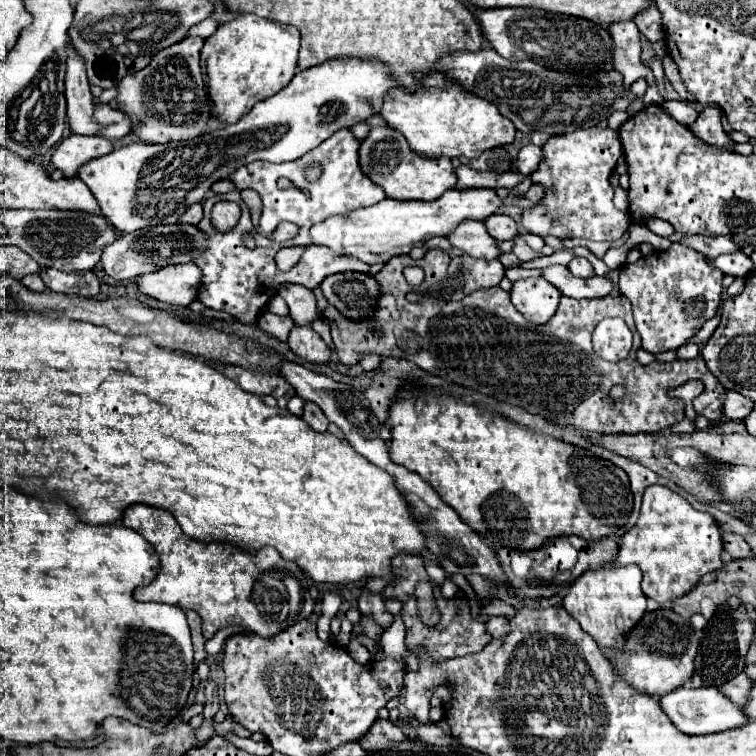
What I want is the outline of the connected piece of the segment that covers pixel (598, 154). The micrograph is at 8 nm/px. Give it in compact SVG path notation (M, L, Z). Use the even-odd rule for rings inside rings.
M594 126L590 130L578 130L564 136L550 136L548 142L542 146L542 152L544 152L544 160L540 162L540 168L532 172L532 180L534 184L542 184L546 194L532 210L524 212L522 216L524 228L536 236L556 236L560 240L588 238L594 242L614 242L622 238L622 234L628 232L630 222L628 222L626 212L620 212L614 208L612 204L614 188L608 182L608 176L612 174L618 158L622 156L622 142L620 142L618 132L610 128Z

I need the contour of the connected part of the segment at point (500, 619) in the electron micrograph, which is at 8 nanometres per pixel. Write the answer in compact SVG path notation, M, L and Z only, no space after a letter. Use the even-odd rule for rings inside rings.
M492 616L486 626L488 626L488 632L492 638L502 638L504 634L510 632L510 622L504 616Z

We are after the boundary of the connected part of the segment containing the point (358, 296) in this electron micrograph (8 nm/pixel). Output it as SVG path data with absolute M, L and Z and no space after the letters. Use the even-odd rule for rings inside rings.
M344 272L332 274L320 284L324 296L350 320L364 320L372 314L380 286L370 274Z

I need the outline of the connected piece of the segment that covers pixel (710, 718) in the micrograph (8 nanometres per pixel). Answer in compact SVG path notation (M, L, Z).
M678 688L666 696L660 698L660 704L672 724L682 730L684 734L712 734L712 732L724 732L732 728L740 728L750 722L748 716L744 716L742 706L728 700L718 688Z

